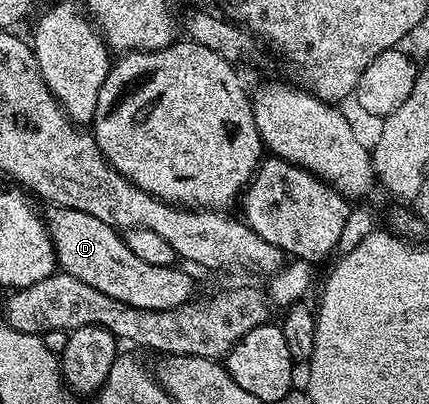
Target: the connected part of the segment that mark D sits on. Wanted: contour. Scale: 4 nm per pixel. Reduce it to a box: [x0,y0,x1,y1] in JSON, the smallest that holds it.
[44,205,194,309]

